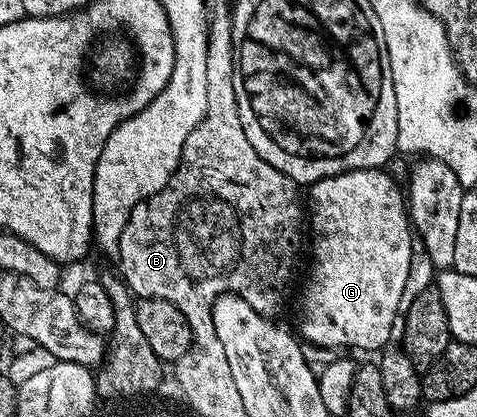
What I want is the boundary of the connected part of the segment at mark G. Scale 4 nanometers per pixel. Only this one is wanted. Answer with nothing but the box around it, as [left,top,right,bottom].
[300,168,415,351]

